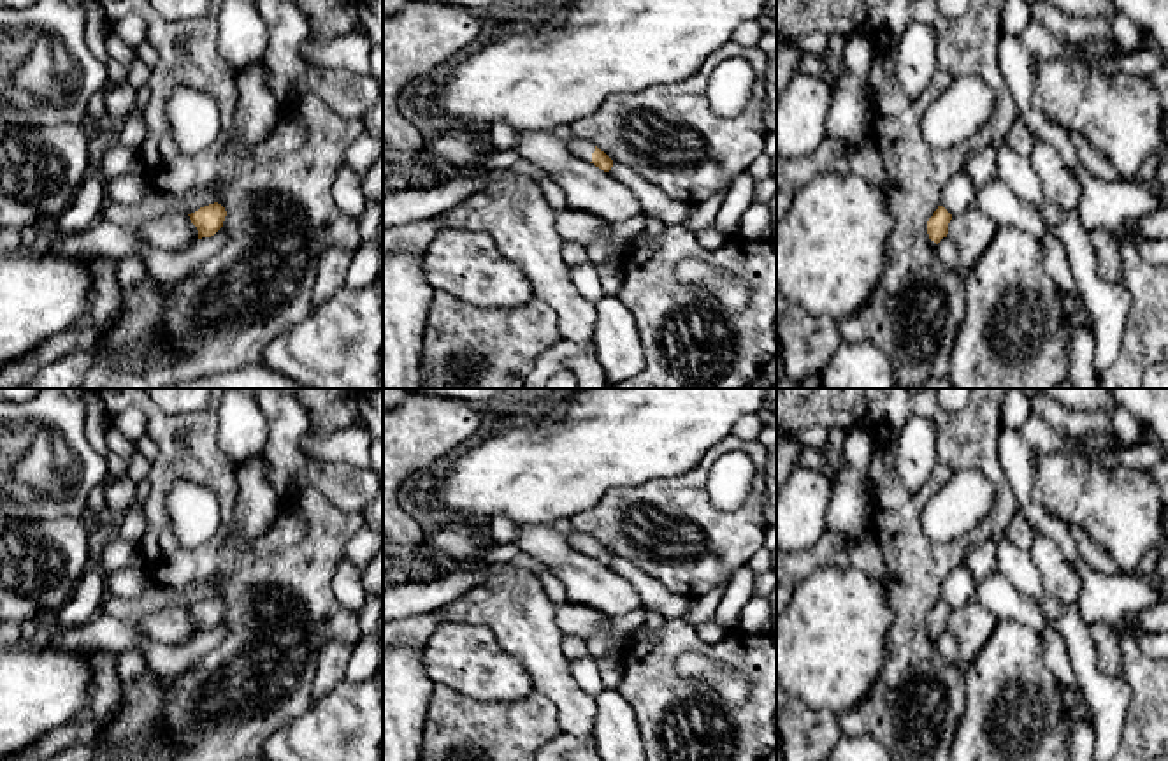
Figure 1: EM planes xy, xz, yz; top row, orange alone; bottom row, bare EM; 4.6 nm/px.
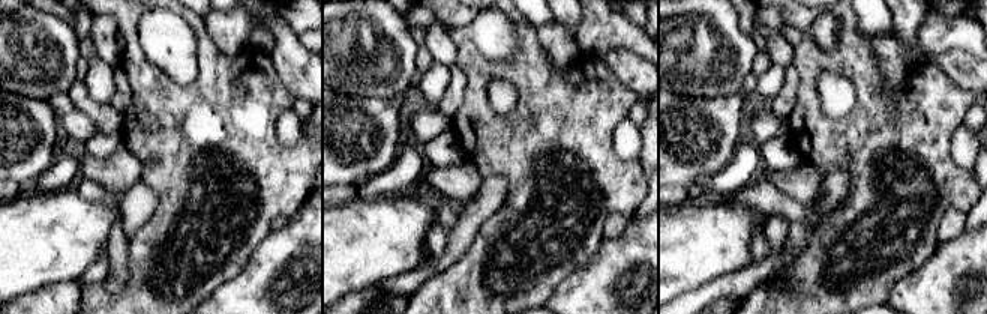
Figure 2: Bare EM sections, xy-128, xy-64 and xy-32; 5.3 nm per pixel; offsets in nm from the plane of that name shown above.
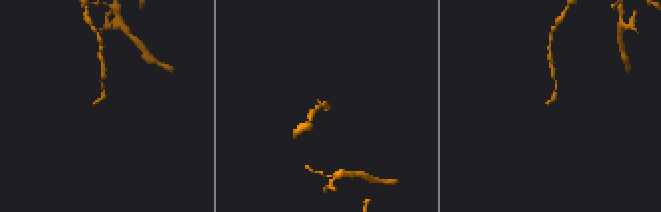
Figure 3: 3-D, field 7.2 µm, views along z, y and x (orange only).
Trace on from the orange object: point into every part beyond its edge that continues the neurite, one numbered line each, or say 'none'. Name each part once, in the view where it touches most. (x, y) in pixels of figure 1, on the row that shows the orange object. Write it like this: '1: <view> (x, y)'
1: xz (580, 148)

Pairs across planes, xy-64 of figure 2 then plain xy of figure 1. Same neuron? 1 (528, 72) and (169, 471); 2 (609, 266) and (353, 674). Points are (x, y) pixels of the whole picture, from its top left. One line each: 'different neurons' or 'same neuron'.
1: same neuron
2: different neurons

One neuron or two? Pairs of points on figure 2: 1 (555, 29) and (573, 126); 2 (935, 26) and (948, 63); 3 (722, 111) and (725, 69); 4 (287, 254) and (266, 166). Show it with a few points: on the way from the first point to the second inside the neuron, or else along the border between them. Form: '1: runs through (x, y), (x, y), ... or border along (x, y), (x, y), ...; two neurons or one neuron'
1: border along (540, 44), (560, 71), (582, 57); two neurons
2: border along (917, 30), (917, 45), (924, 53), (971, 54); two neurons
3: border along (743, 92), (719, 96), (687, 96); two neurons
4: border along (272, 230), (249, 257); two neurons

